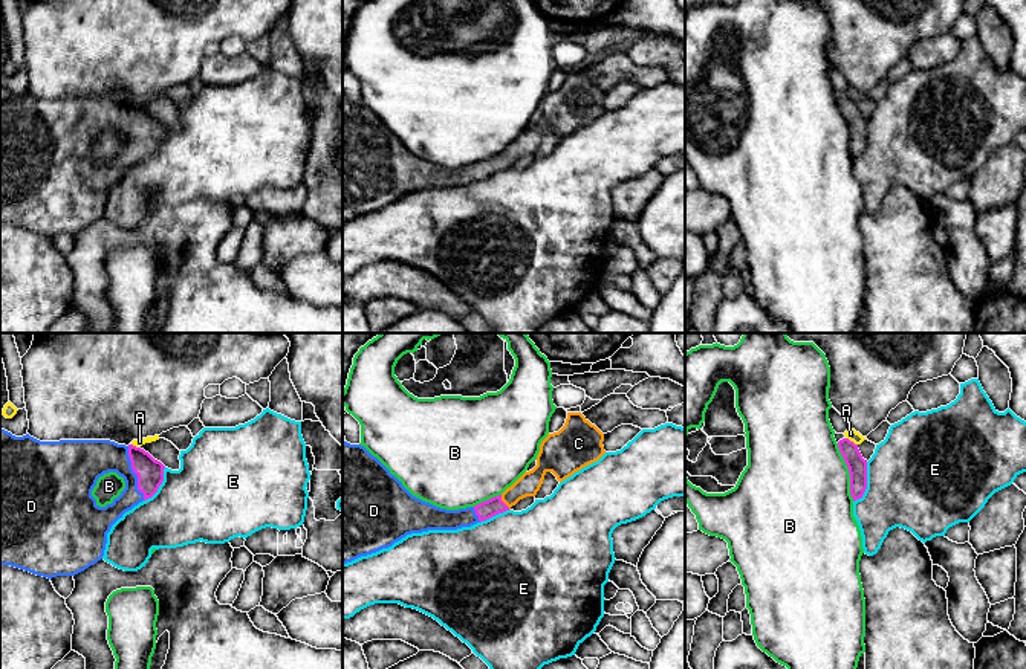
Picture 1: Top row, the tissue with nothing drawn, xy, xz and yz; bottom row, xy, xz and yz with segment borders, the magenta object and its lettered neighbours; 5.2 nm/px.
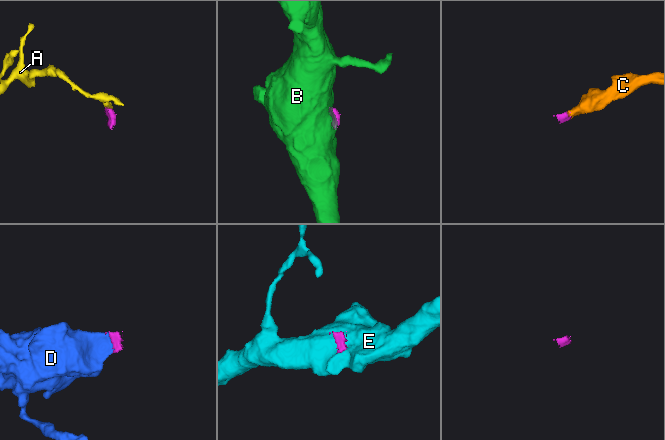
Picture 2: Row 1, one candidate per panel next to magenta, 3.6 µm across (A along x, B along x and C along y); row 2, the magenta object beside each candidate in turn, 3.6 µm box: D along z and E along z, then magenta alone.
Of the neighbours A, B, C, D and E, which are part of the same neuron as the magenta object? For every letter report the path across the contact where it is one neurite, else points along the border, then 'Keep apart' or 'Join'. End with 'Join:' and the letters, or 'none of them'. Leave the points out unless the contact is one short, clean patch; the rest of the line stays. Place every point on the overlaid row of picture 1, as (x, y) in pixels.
A: Boundary: yz (846, 437), (857, 445). Keep apart
B: Boundary: yz (837, 443), (847, 468), (849, 494), (853, 500). Keep apart
C: Path across: xz (494, 506), (503, 503), (528, 484). Join
D: Path across: xy (150, 472), (135, 472), (123, 460), (89, 460). Join
E: Boundary: yz (867, 462), (867, 488), (853, 501). Keep apart
Join: C, D

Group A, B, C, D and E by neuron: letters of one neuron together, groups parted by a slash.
A / B / C D / E

